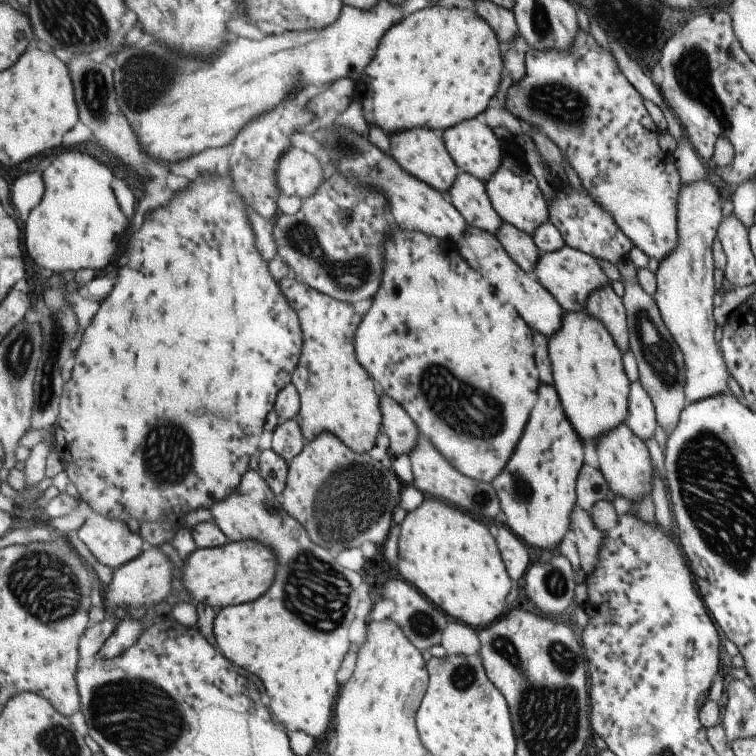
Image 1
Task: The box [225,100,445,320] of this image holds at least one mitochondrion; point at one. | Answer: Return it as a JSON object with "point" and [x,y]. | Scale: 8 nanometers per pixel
{"point":[349,274]}

